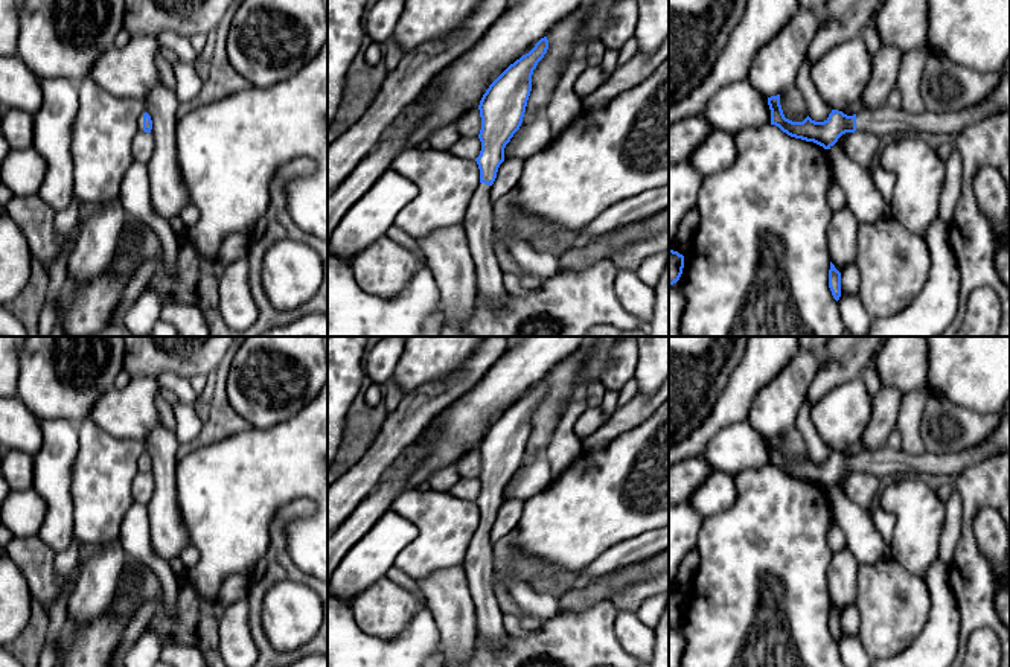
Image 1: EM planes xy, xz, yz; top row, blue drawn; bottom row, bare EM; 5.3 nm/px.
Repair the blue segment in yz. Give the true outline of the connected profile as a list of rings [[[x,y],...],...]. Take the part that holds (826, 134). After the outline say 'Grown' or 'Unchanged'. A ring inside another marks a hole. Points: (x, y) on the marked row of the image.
[[[1010,58],[999,70],[1001,82],[993,93],[981,104],[954,113],[908,114],[888,104],[859,114],[847,116],[832,110],[824,122],[815,122],[809,116],[803,122],[792,122],[785,117],[780,94],[768,97],[771,110],[771,125],[778,126],[791,137],[813,142],[824,149],[830,149],[845,132],[865,131],[877,137],[882,136],[917,136],[929,132],[937,136],[958,136],[966,126],[984,120],[993,114],[1010,110]]]. Grown

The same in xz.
[[[547,37],[510,64],[486,90],[478,110],[481,129],[480,155],[475,158],[480,169],[480,183],[468,206],[463,228],[475,263],[478,295],[491,306],[500,308],[509,292],[504,288],[503,271],[492,250],[494,209],[491,186],[504,161],[504,148],[519,129],[532,91],[532,75],[548,49]]]. Grown

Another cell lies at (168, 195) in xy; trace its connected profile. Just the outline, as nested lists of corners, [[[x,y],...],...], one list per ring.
[[[157,84],[148,93],[143,107],[145,113],[151,116],[151,132],[155,143],[152,157],[146,163],[151,206],[155,215],[169,221],[190,206],[178,169],[175,143],[180,102],[171,88]]]

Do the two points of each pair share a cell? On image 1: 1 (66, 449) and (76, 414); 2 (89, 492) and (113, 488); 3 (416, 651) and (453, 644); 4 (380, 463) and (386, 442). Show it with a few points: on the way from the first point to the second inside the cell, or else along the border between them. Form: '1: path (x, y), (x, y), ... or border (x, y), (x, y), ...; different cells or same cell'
1: border (41, 418), (63, 418), (76, 425); different cells
2: path (95, 492), (107, 488); same cell
3: border (427, 609), (433, 617), (439, 640); different cells
4: path (380, 459), (386, 446); same cell

